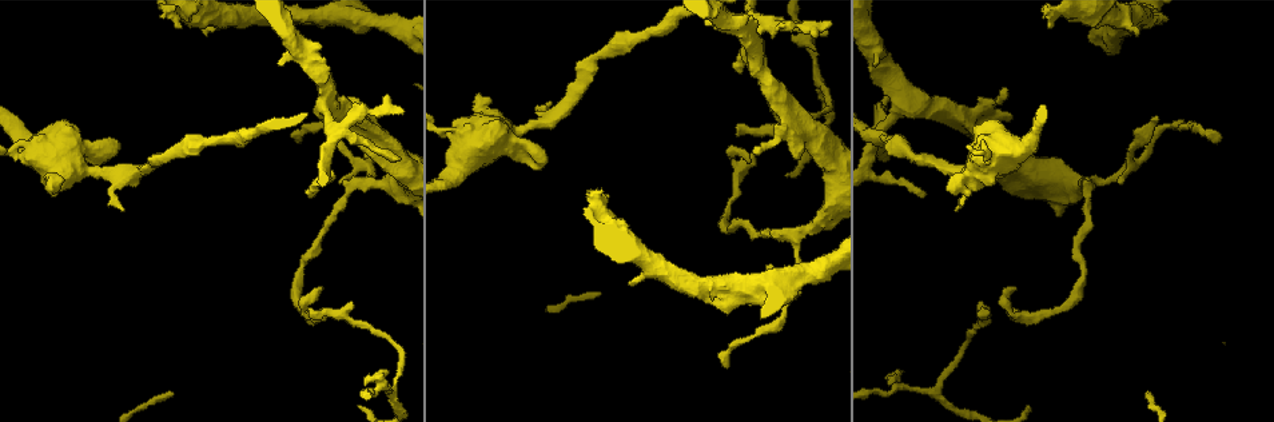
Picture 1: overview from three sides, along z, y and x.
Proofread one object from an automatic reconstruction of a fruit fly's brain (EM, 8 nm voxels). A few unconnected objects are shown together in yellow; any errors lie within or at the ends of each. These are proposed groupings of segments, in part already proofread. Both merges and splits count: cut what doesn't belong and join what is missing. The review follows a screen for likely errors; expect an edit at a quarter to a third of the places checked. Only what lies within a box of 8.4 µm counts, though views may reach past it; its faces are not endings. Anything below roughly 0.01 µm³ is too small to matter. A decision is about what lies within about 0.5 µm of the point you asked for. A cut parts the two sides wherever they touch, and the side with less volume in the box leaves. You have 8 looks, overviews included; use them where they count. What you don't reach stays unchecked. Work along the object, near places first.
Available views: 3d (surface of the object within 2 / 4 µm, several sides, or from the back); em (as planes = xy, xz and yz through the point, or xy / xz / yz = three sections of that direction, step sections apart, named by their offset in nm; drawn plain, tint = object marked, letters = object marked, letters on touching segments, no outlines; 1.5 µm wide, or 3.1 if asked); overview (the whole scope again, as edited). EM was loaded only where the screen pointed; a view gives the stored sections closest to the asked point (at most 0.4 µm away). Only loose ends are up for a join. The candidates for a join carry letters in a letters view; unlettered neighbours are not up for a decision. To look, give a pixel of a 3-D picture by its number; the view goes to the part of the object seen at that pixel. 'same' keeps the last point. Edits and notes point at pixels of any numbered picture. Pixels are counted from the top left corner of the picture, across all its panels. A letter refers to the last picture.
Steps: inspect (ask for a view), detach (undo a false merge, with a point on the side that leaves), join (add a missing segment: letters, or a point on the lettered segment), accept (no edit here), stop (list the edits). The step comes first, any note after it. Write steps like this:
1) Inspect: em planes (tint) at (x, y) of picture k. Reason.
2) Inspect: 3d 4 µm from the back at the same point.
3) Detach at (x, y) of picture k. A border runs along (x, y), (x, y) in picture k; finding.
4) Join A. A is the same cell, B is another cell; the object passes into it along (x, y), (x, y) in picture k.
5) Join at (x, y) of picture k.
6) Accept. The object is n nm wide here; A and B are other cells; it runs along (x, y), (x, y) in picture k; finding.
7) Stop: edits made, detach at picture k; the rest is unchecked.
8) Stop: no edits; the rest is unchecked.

Inspect: 3d 4 µm at (897, 384) of picture 1. A narrow waist.

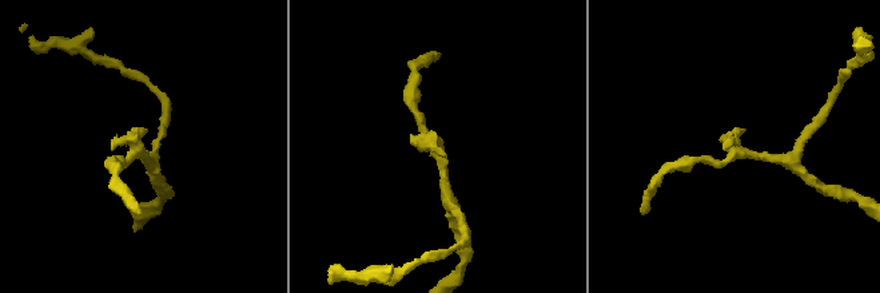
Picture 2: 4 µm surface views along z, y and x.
Inspect: em planes (letters) at (136, 147) of picture 2. Need the tissue.

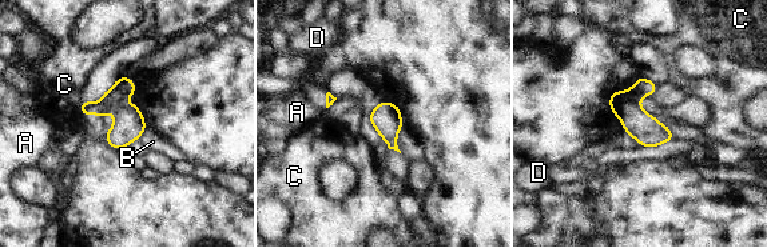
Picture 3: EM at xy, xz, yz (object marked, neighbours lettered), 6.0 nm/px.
Accept. The longest contact is with C, 110 nm; A, B, C and D are other cells; a border runs along (146, 126), (138, 139) in picture 3; all the same neuron.

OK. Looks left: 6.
Inspect: 3d 2 µm at (738, 134) of picture 1. End of a long branch.

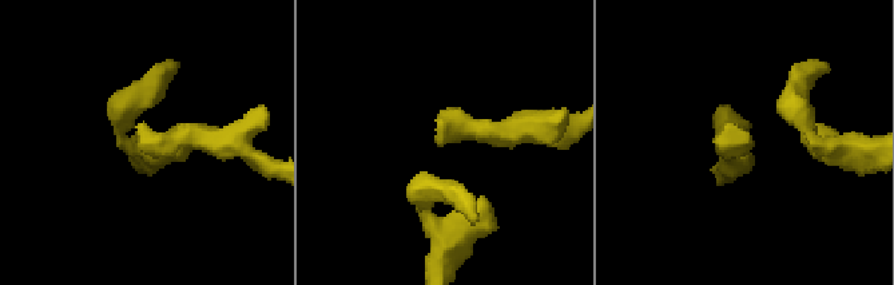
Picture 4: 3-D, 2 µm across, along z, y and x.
Inspect: em xz step 4 (letters) at (747, 144) of picture 4. Now the EM.

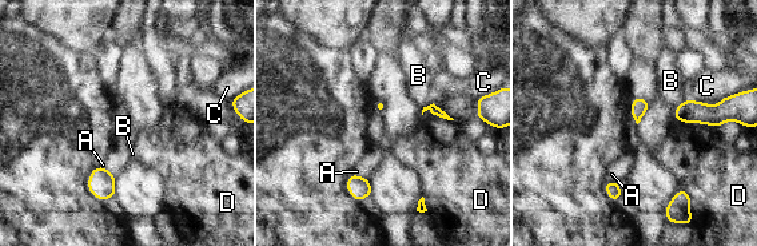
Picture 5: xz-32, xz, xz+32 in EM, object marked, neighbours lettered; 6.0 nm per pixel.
Accept. A, B, C and D are other cells; a border runs along (686, 98), (704, 103) in picture 5; no lettered segment goes on from it.

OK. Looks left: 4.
Inspect: 3d 2 µm at (365, 167) of picture 1. Arms run side by side.

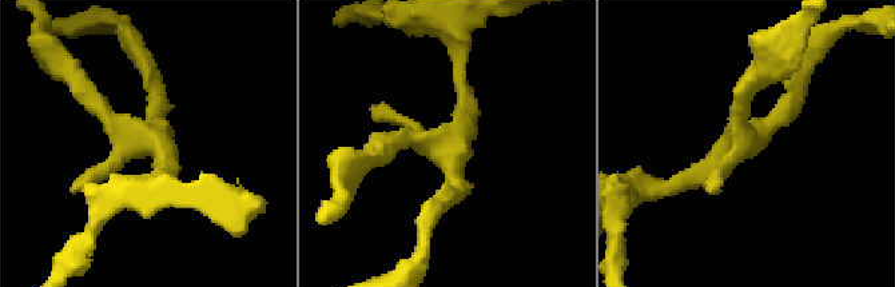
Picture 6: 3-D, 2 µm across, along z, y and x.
Inspect: em xy step 4 (tint) at (745, 138) of picture 6. Shape alone is not enough.

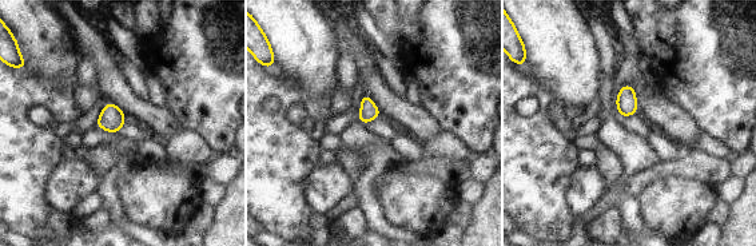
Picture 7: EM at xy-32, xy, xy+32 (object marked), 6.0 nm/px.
Inspect: em planes (letters) at the same point. Cut it another way.

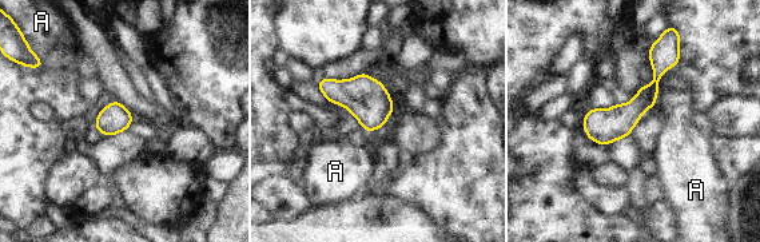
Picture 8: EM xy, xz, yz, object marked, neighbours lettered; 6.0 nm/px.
Accept. The object is 180 nm wide here; A is another cell; it runs along (661, 64), (625, 116), (589, 133) in picture 8; one neuron here.

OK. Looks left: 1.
Stop: no edits; the rest is unchecked.

